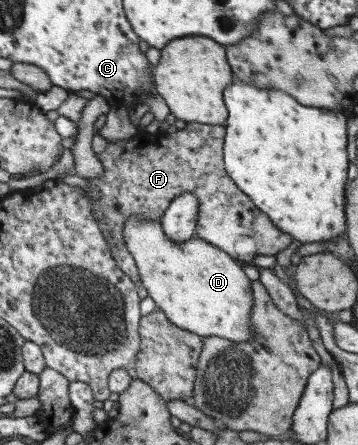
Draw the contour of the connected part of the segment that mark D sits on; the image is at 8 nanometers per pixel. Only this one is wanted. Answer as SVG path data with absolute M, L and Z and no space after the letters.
M131 216L126 221L123 236L125 236L125 246L138 269L143 295L151 297L157 309L166 313L169 321L203 338L217 336L239 343L254 338L254 326L250 324L250 313L255 301L251 292L252 281L243 272L240 263L231 259L221 249L209 245L207 241L201 241L199 237L194 237L185 243L169 241L163 233L160 220Z

